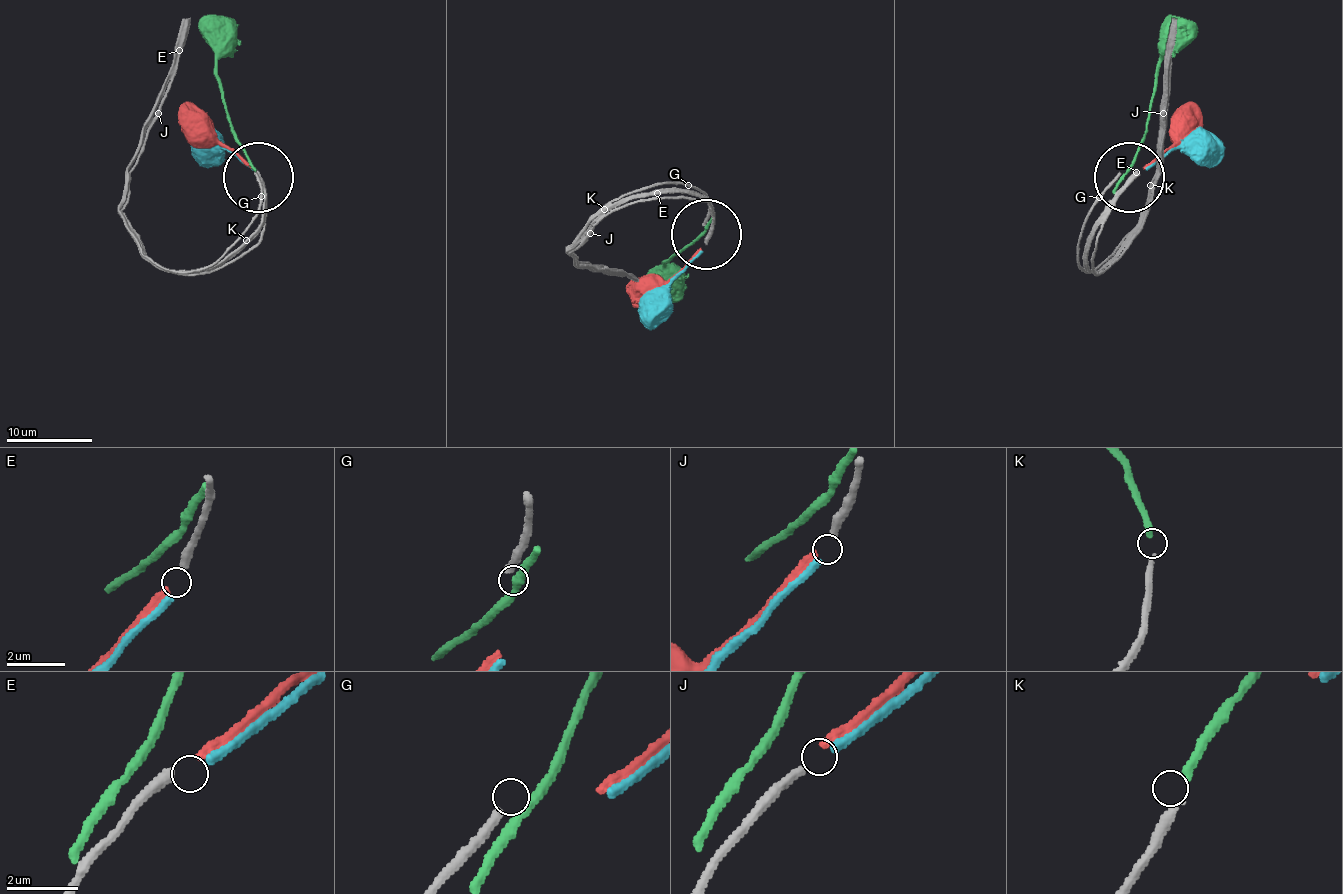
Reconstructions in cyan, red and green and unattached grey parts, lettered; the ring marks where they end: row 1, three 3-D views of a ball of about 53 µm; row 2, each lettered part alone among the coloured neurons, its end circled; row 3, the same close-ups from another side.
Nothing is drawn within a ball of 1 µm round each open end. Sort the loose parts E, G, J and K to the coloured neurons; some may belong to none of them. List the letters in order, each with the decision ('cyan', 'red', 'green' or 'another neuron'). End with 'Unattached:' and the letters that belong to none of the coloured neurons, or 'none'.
E: red
G: another neuron
J: cyan
K: green
Unattached: G

